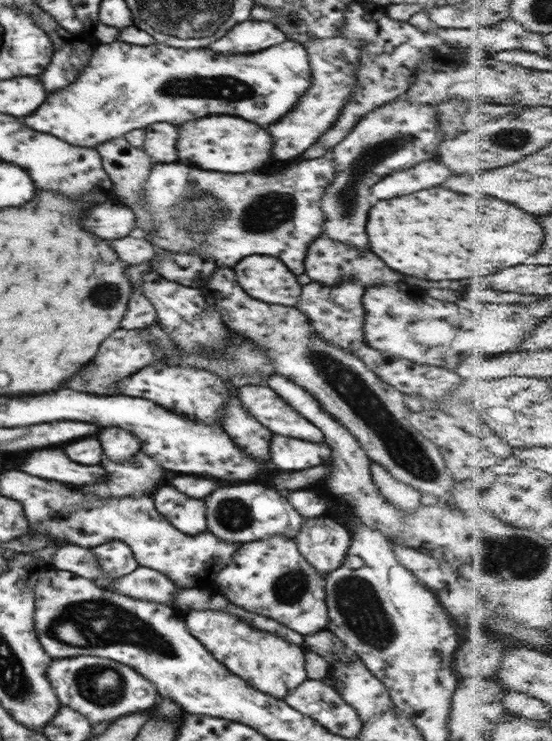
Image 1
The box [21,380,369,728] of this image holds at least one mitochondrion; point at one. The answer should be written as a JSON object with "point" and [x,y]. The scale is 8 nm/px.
{"point":[92,623]}

